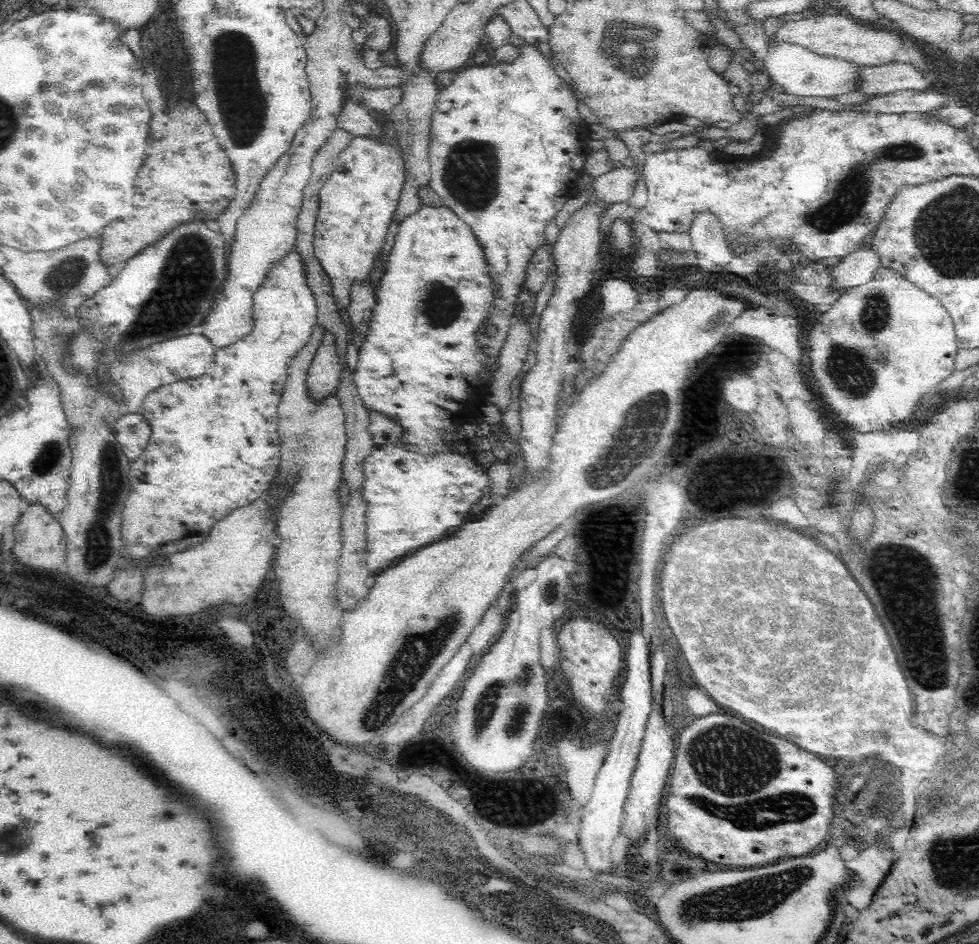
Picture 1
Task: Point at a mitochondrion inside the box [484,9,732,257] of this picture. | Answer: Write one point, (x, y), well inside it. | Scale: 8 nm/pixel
(629, 64)

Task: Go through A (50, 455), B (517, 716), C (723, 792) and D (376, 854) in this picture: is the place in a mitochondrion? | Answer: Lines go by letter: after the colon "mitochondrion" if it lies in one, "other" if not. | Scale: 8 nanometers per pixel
A: mitochondrion
B: mitochondrion
C: mitochondrion
D: other

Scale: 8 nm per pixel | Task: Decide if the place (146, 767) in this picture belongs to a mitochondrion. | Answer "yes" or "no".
no

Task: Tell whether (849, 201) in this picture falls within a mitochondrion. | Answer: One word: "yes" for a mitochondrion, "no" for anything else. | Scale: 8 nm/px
yes

